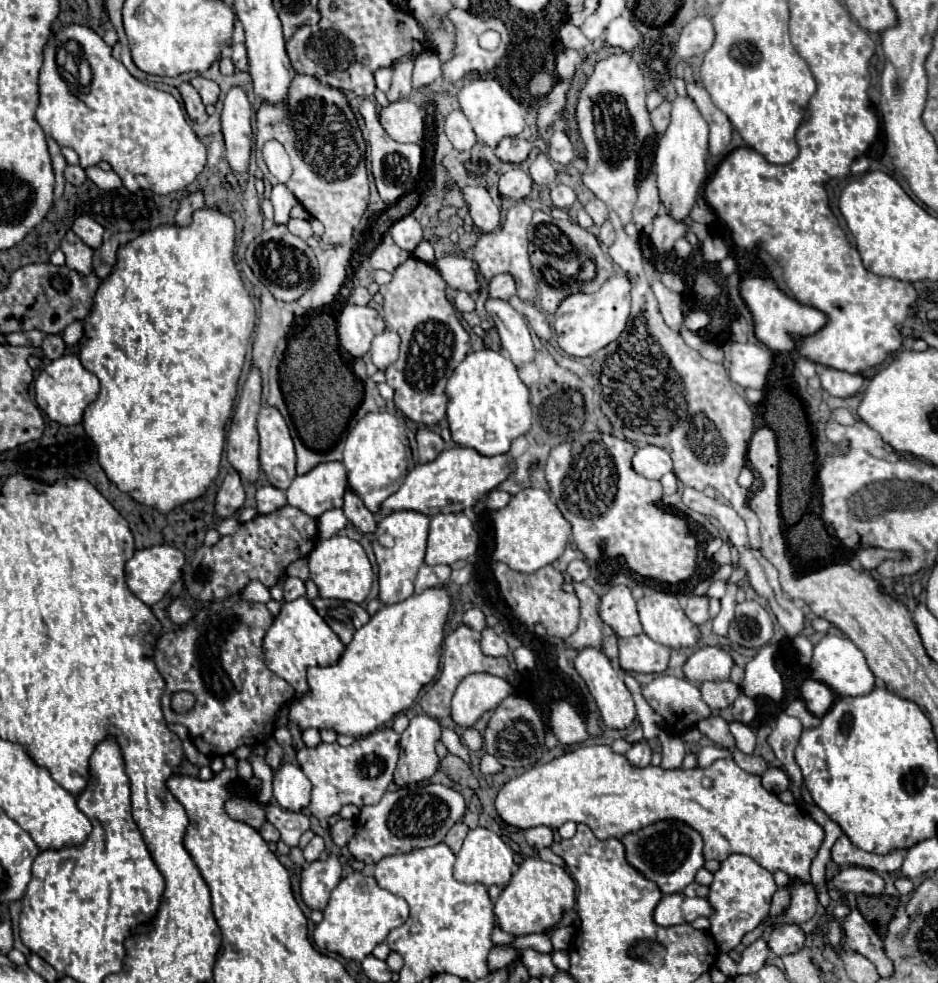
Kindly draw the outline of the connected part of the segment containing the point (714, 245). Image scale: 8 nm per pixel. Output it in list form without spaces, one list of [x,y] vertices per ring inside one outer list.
[[[706,237],[702,241],[700,249],[702,249],[704,259],[710,261],[710,263],[718,263],[718,261],[722,261],[728,255],[728,247],[726,247],[726,243],[720,237]]]

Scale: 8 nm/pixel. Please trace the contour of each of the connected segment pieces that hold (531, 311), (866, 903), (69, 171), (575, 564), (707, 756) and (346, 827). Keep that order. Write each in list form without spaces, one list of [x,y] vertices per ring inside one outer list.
[[[516,295],[510,299],[510,305],[512,305],[514,309],[518,309],[518,311],[528,319],[530,327],[534,329],[534,333],[536,333],[544,343],[550,341],[552,329],[550,329],[550,323],[548,323],[548,319],[546,319],[546,315],[544,315],[542,311],[538,311],[536,307],[532,307],[532,305],[526,303],[526,301],[520,301]]]
[[[882,893],[882,895],[860,895],[856,899],[858,911],[864,915],[864,919],[876,929],[878,935],[884,935],[888,929],[888,923],[896,911],[898,899]]]
[[[68,165],[66,171],[64,171],[64,177],[72,185],[82,185],[86,181],[86,173],[84,173],[84,169],[80,165]]]
[[[572,561],[568,565],[568,573],[570,573],[570,577],[574,581],[584,581],[588,577],[588,573],[590,573],[590,567],[588,567],[586,561]]]
[[[710,745],[710,747],[704,747],[698,753],[698,767],[708,767],[716,759],[730,759],[730,757],[732,757],[732,751],[730,749],[718,747],[718,745]]]
[[[338,819],[334,823],[334,829],[332,829],[332,839],[338,847],[346,847],[348,839],[354,835],[354,823],[352,821],[346,821],[346,819]]]

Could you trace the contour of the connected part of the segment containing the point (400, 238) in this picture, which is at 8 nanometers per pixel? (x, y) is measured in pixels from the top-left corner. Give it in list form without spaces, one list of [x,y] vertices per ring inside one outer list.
[[[406,215],[390,227],[390,235],[398,247],[414,251],[414,247],[422,241],[422,227],[412,215]]]

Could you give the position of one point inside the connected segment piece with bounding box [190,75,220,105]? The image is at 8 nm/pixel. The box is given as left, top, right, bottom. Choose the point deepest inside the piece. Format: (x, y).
(209, 91)

